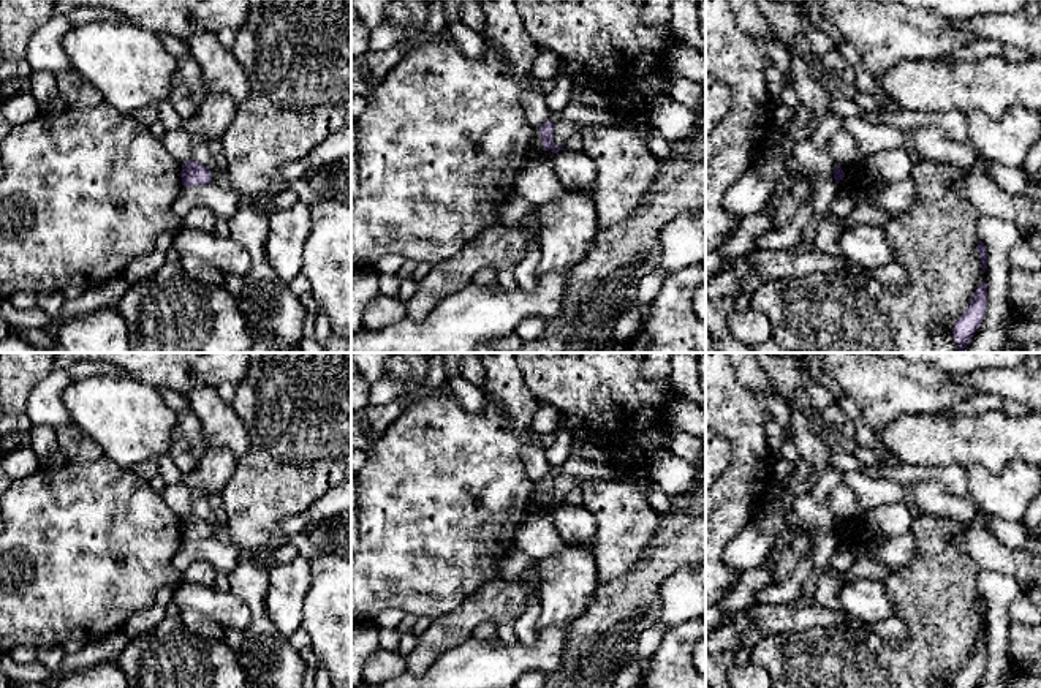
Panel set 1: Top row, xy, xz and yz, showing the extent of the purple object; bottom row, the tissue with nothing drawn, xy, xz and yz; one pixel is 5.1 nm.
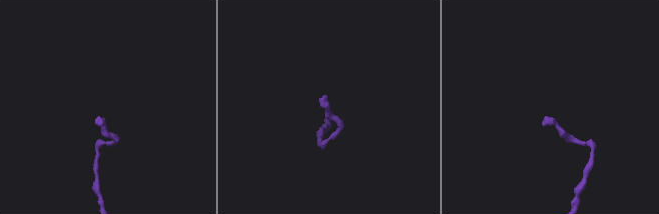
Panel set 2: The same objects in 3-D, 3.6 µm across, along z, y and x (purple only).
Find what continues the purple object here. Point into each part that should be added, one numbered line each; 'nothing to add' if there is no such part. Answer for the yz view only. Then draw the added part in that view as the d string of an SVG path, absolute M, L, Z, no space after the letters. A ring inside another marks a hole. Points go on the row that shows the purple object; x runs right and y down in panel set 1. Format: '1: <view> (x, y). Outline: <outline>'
nothing to add

